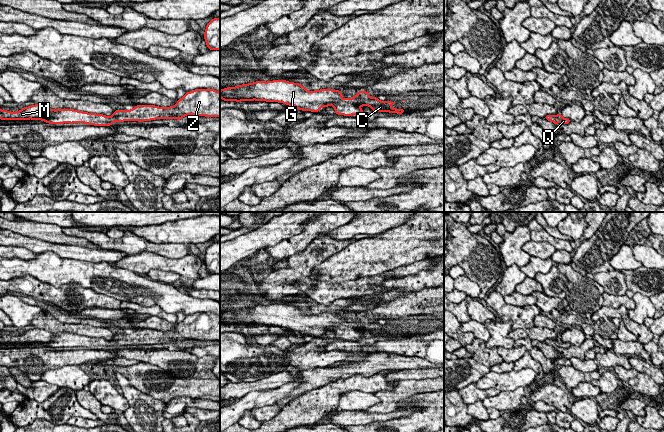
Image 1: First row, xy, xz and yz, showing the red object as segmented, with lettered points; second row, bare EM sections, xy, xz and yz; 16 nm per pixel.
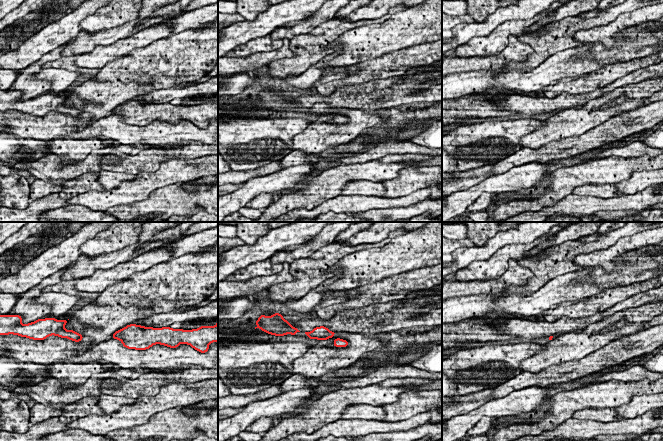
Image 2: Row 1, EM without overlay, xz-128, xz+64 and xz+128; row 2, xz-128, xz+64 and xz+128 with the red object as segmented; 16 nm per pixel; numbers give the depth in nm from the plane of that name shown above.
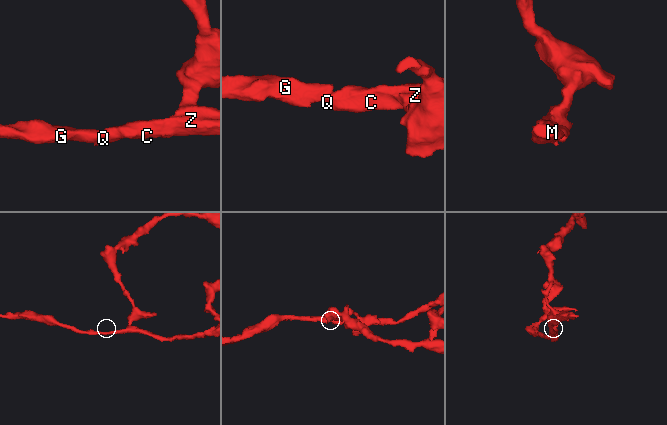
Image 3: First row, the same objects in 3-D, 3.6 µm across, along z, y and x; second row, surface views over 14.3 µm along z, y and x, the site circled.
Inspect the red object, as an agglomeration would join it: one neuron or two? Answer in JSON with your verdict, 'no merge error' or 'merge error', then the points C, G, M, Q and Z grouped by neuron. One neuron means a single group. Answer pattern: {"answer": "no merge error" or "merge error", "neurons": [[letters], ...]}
{"answer": "no merge error", "neurons": [["C", "G", "M", "Q", "Z"]]}

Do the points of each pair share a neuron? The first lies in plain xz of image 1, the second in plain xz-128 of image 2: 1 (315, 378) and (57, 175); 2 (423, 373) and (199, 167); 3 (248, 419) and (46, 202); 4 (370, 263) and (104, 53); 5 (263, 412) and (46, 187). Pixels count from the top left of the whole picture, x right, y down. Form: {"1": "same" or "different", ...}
{"1": "same", "2": "different", "3": "different", "4": "same", "5": "same"}

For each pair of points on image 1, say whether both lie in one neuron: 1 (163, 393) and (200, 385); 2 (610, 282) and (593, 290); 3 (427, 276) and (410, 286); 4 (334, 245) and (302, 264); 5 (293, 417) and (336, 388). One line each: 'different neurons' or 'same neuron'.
1: same neuron
2: different neurons
3: same neuron
4: same neuron
5: same neuron

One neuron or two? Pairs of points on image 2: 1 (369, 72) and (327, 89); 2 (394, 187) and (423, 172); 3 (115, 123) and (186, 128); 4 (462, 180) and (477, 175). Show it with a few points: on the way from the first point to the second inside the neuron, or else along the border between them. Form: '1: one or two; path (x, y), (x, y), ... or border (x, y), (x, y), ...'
1: one; path (359, 78), (352, 83), (337, 83)
2: one; path (401, 186), (410, 179), (416, 178)
3: one; path (133, 132), (168, 132)
4: one; path (466, 179), (473, 176)

